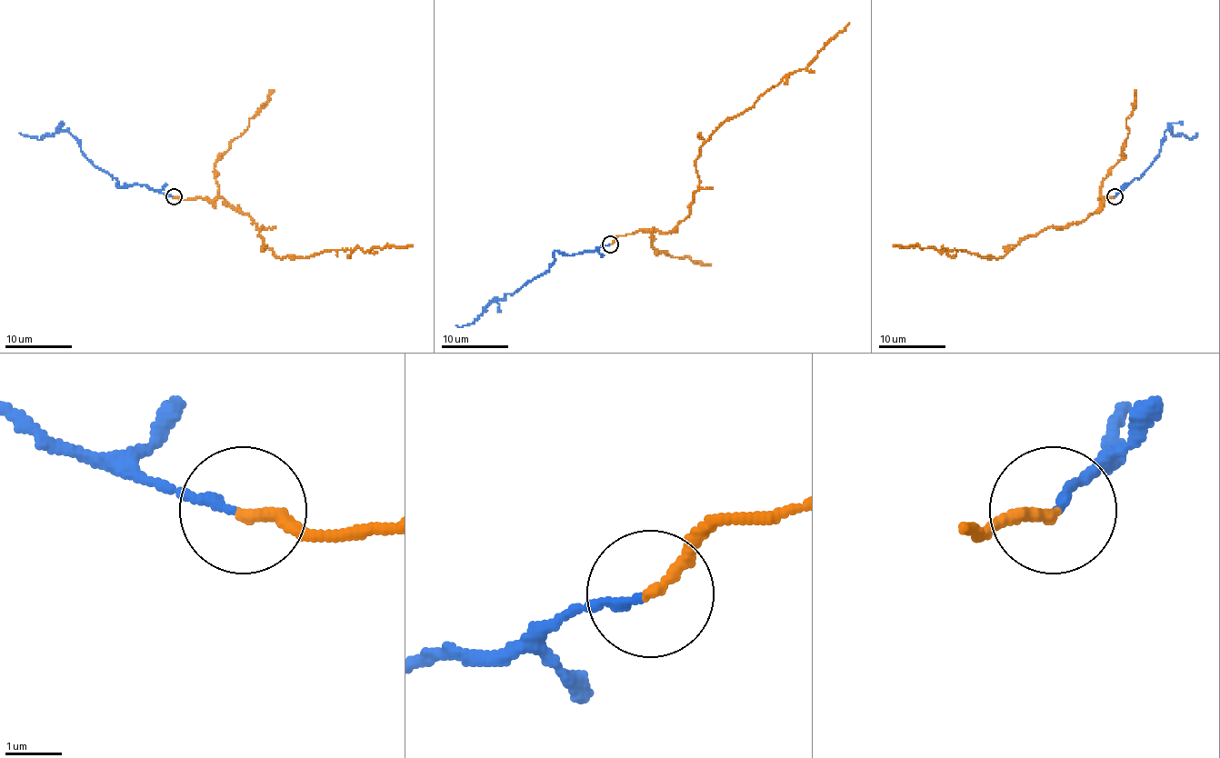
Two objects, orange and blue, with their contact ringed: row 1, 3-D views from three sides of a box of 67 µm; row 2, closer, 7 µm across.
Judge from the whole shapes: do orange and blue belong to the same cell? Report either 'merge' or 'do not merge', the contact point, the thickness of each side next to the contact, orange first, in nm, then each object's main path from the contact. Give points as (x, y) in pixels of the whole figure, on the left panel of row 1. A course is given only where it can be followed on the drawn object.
do not merge | (174, 196) | 200/160 nm | orange via (174, 196), (222, 198), (262, 226), (262, 241), (280, 258), (412, 244) | blue via (172, 196), (144, 184), (117, 186), (117, 181), (85, 156), (81, 143), (67, 130), (37, 140), (19, 133)

